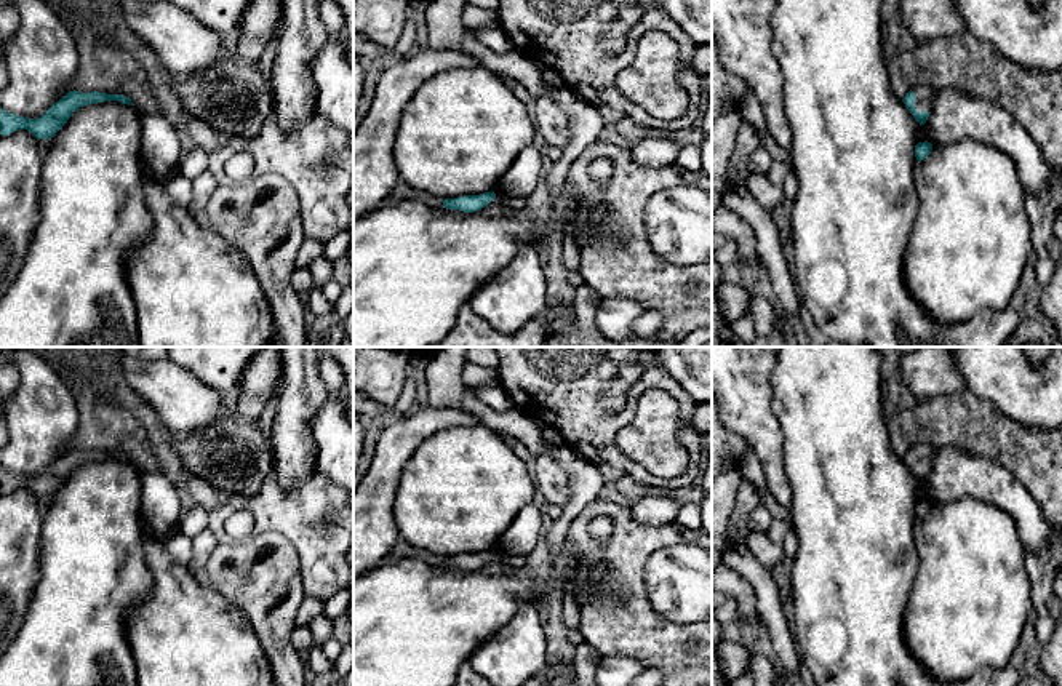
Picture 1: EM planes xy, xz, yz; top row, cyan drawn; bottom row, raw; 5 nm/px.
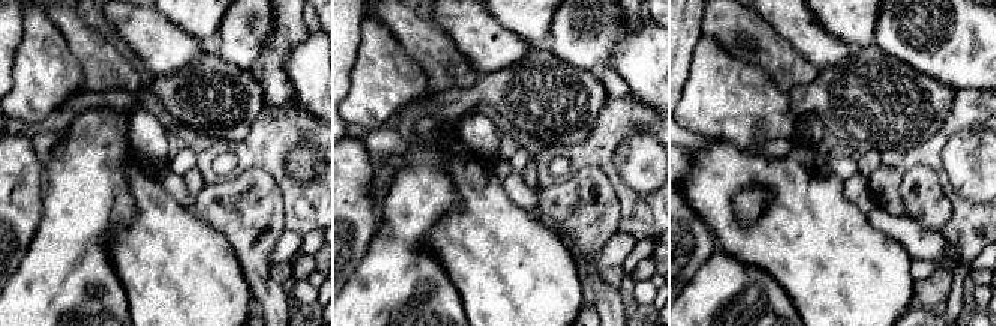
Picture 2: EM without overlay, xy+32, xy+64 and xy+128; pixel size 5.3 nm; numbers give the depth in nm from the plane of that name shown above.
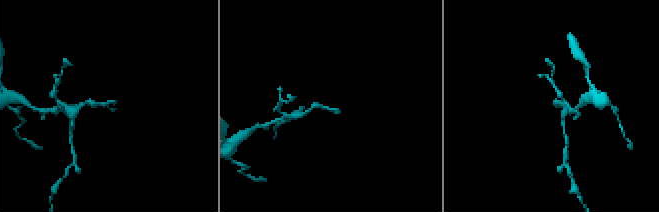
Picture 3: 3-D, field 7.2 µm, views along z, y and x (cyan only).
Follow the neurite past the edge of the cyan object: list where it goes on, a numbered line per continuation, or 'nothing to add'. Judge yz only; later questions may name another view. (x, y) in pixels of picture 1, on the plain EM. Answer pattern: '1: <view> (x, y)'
1: yz (925, 453)

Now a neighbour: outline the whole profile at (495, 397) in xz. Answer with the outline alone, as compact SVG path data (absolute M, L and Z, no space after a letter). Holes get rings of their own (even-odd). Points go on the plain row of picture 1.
M499 385L473 390L477 392L478 400L488 405L496 413L510 413L513 409L509 395Z

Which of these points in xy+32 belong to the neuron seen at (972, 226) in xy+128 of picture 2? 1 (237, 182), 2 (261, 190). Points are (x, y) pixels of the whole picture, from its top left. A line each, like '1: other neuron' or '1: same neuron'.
1: other neuron
2: other neuron

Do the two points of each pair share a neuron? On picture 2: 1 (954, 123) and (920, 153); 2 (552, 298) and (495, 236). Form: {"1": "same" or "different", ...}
{"1": "same", "2": "same"}

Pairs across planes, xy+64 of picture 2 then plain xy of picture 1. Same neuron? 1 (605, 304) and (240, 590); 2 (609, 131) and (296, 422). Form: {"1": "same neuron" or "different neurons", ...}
{"1": "same neuron", "2": "different neurons"}

